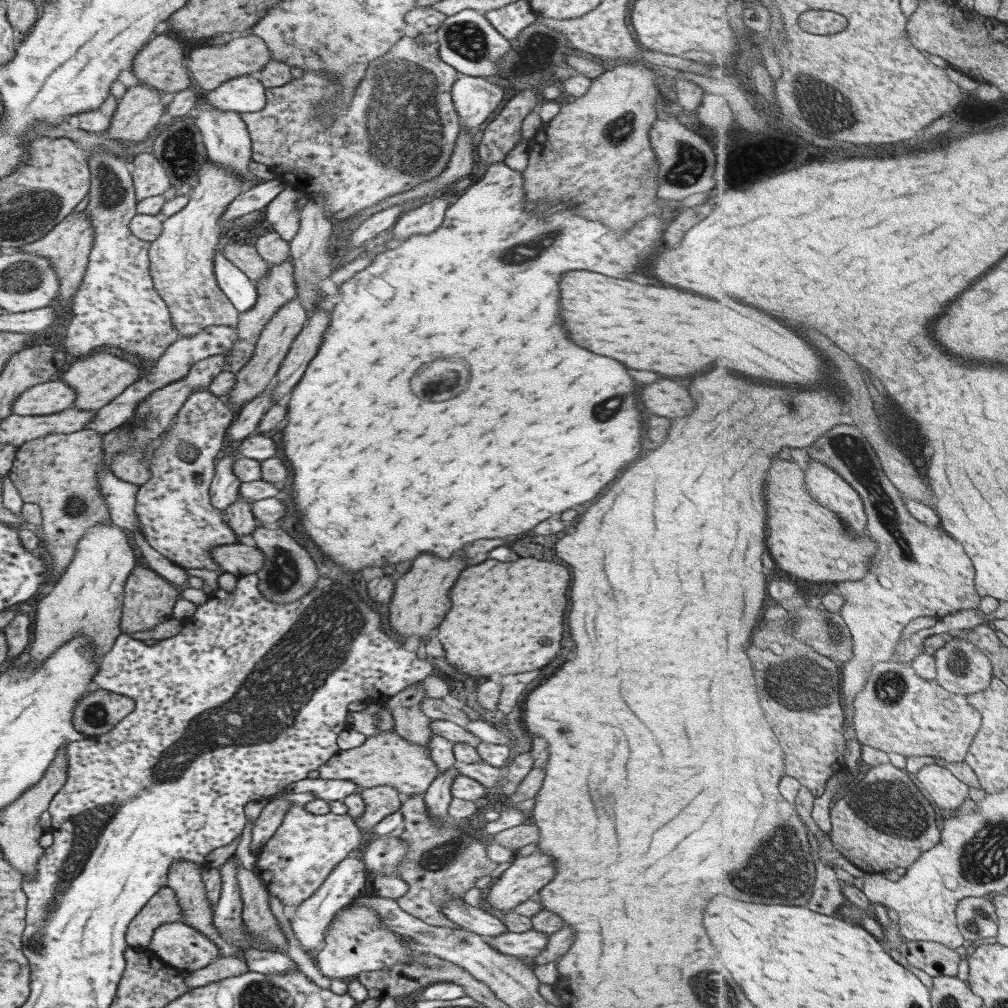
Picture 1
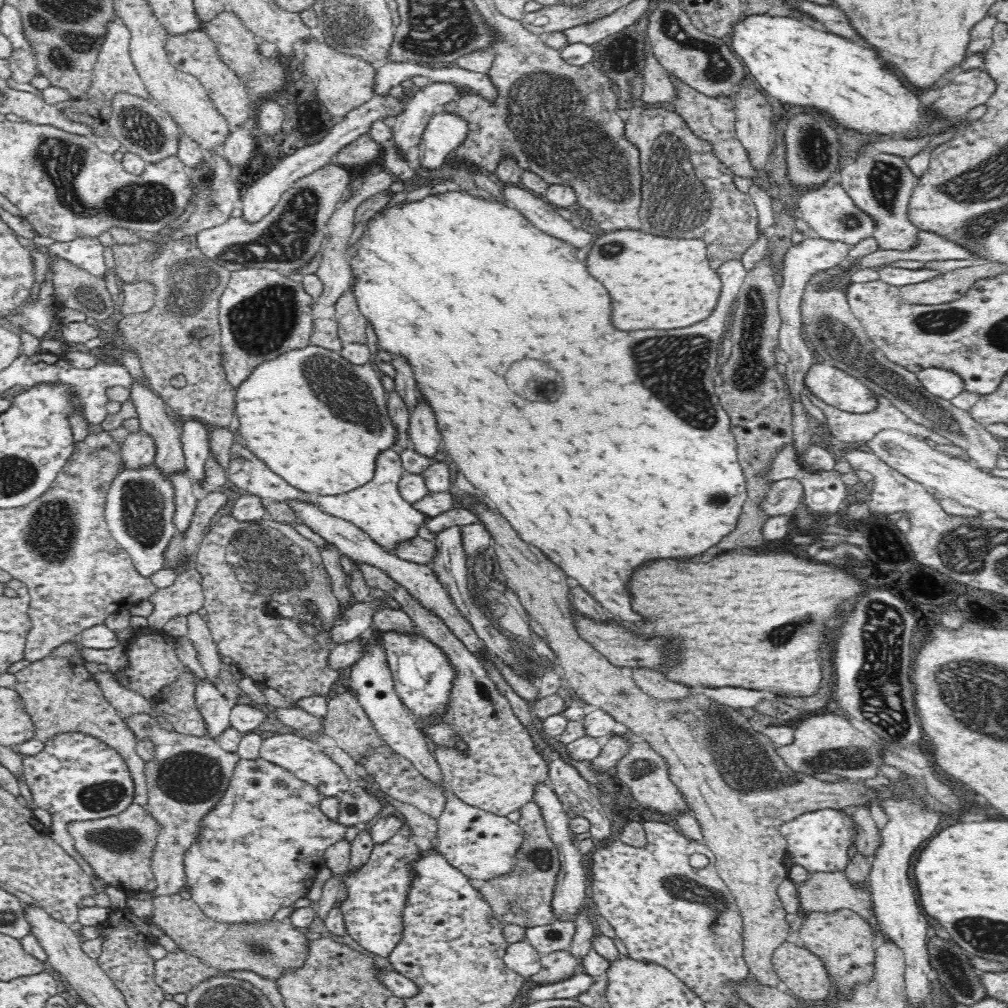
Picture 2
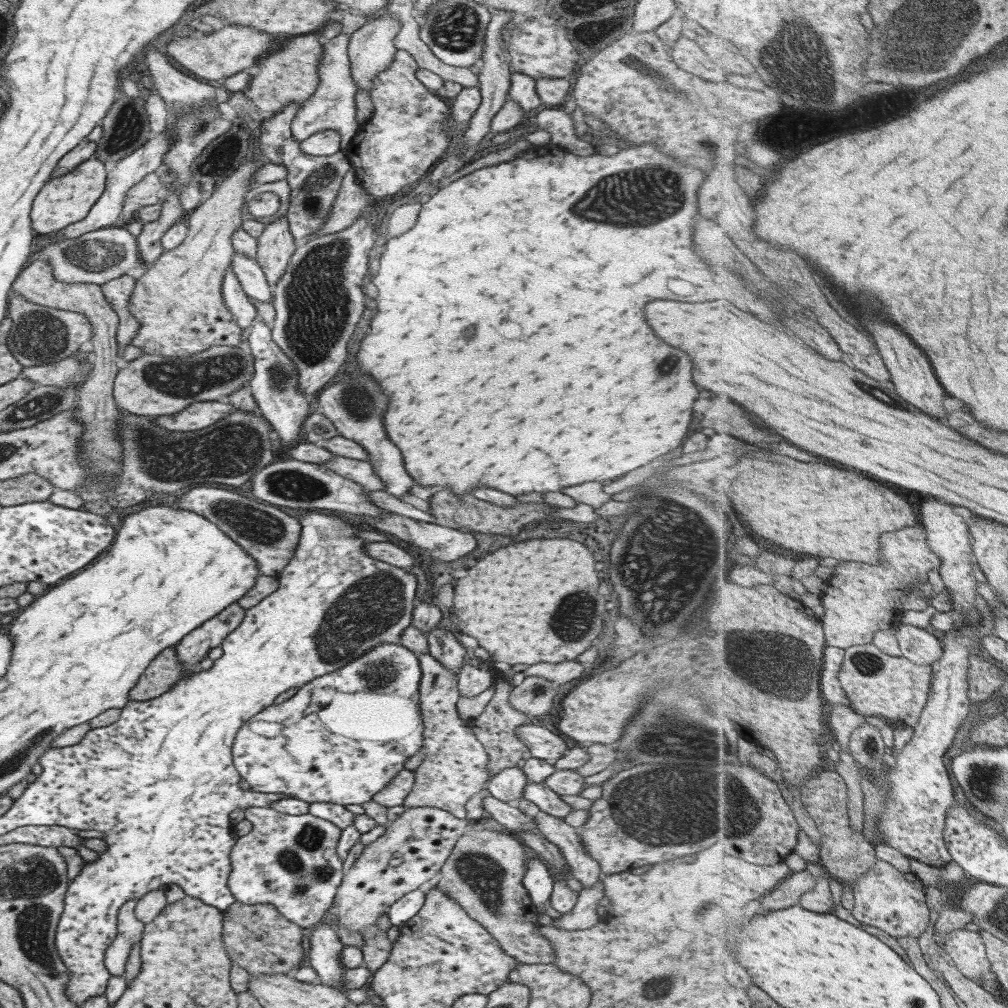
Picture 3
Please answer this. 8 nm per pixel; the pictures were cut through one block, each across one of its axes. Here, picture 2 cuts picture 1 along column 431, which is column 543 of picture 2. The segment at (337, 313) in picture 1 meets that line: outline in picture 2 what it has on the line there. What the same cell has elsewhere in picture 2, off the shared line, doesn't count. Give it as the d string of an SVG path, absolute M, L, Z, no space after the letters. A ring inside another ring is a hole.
M448 189L446 192L430 193L422 200L404 200L392 204L367 220L355 248L356 254L349 258L353 276L350 291L362 316L376 334L380 350L385 350L393 357L404 358L412 368L419 398L432 408L436 416L436 424L443 438L442 447L449 454L449 460L458 466L477 490L480 488L479 494L482 492L488 500L492 500L490 503L496 513L512 524L513 530L524 542L540 548L556 566L564 568L568 576L576 578L612 614L618 614L628 622L640 620L640 616L630 610L630 600L624 586L632 568L654 558L690 558L702 554L706 548L718 544L734 530L744 504L742 500L747 499L746 478L738 460L735 436L729 430L729 414L719 403L719 395L714 396L719 389L714 386L712 379L718 374L716 361L718 349L722 346L722 334L728 329L728 311L735 304L747 275L741 262L730 260L716 270L721 282L720 298L704 322L678 330L620 332L610 324L608 292L586 272L586 266L576 260L570 244L538 230L520 210L494 198L481 198L472 194L472 190ZM694 336L702 336L706 340L692 342ZM522 356L538 356L540 360L556 366L564 376L564 392L556 398L556 402L522 402L522 398L516 398L516 394L506 388L504 374L508 364L520 360Z

